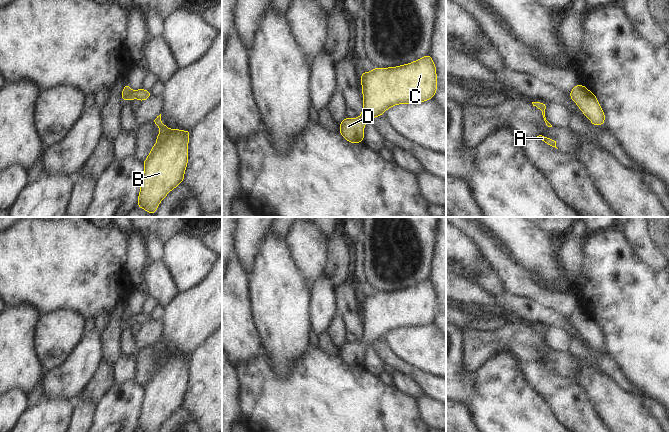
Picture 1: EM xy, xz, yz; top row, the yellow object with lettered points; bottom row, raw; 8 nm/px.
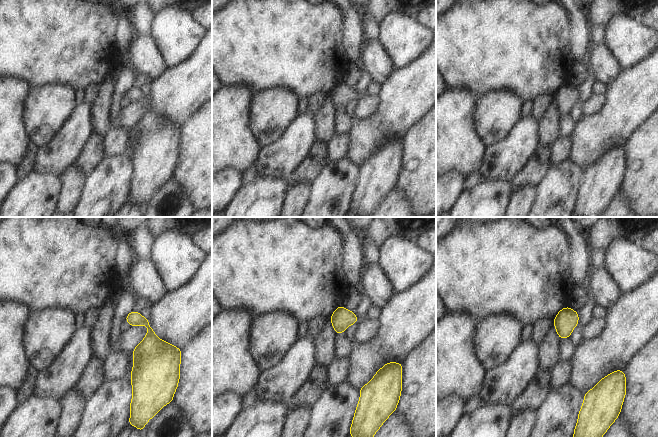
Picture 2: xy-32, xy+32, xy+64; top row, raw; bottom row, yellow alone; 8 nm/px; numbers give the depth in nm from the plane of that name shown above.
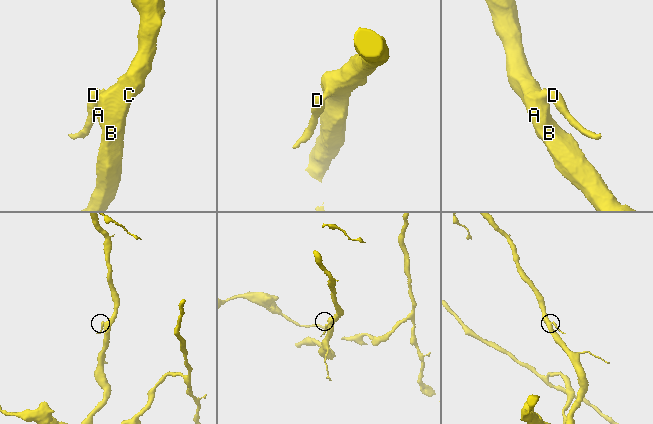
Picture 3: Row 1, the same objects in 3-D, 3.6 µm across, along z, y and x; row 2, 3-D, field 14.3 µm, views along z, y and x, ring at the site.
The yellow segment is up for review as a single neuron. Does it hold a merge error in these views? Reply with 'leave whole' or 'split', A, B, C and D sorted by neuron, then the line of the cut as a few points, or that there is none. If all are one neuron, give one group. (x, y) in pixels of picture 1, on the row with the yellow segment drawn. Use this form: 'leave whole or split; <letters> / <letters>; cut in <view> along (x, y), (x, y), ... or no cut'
leave whole; A B C D; no cut

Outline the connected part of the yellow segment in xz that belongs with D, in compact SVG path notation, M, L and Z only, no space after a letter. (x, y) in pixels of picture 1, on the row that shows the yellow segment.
M428 54L414 62L397 67L374 68L361 75L363 110L359 118L345 118L340 123L339 133L350 143L360 143L364 140L364 126L372 118L381 116L397 104L413 104L433 98L437 91L436 66Z

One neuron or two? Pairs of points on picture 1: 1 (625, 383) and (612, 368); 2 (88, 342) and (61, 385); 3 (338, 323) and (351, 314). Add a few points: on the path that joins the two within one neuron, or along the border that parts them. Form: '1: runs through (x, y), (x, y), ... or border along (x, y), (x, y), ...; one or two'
1: runs through (621, 379), (615, 372); one
2: runs through (87, 353), (80, 366), (72, 374); one
3: border along (337, 313), (342, 318), (347, 331); two

